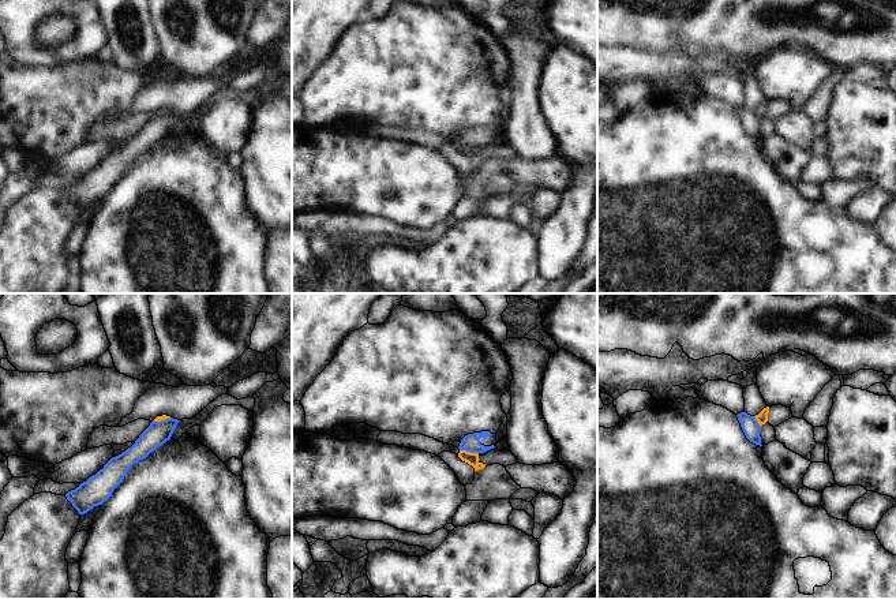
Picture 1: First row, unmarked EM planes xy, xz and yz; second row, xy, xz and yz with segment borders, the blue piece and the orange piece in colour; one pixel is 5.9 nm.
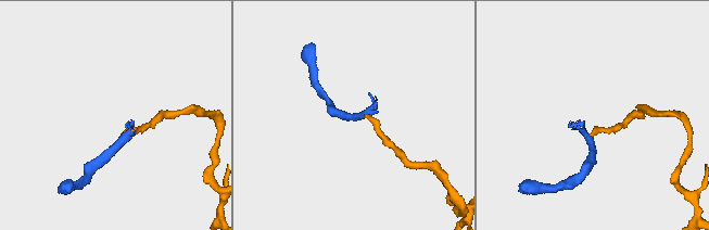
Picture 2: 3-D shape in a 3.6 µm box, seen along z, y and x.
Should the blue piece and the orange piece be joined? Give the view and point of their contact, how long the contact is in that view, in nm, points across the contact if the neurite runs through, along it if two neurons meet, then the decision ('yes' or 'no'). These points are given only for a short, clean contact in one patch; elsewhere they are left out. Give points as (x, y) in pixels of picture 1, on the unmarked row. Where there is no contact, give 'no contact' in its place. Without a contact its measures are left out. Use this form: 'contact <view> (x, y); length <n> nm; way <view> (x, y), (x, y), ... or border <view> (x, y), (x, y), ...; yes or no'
contact xz (469, 145); length 110 nm; border xz (460, 143), (478, 148); no

